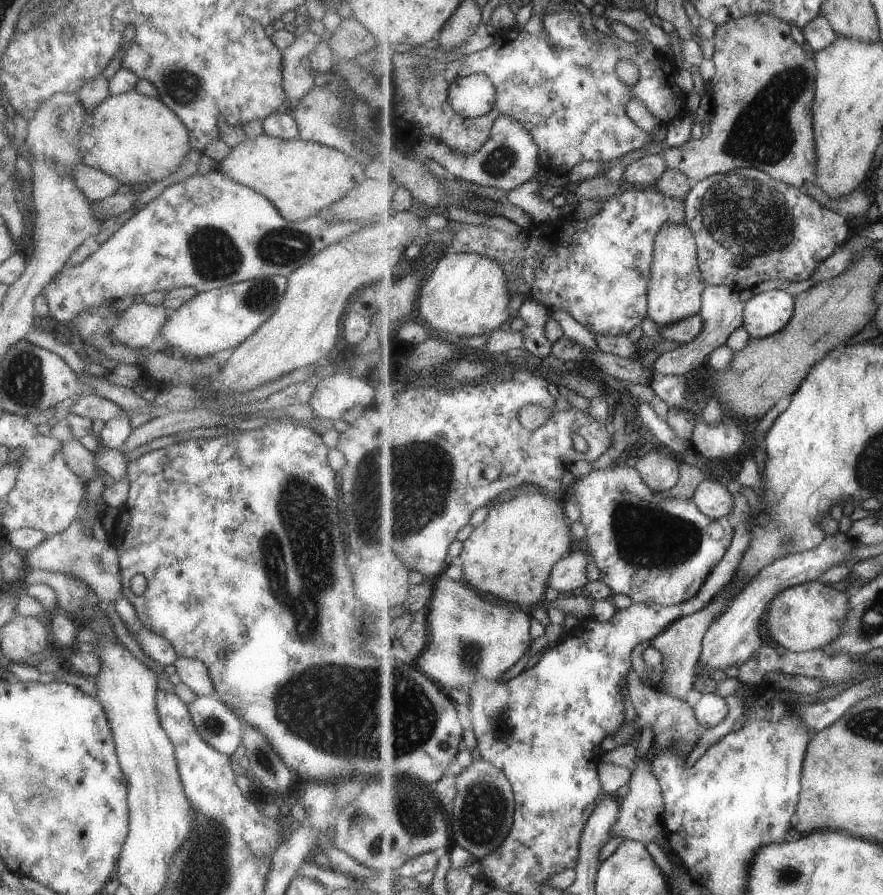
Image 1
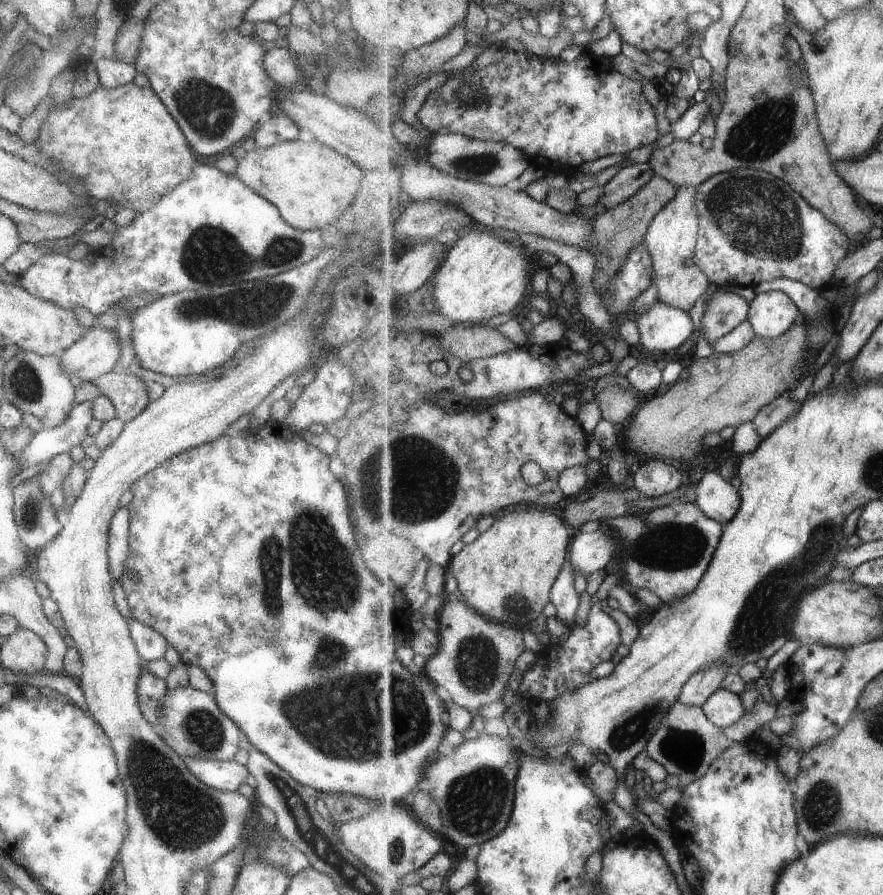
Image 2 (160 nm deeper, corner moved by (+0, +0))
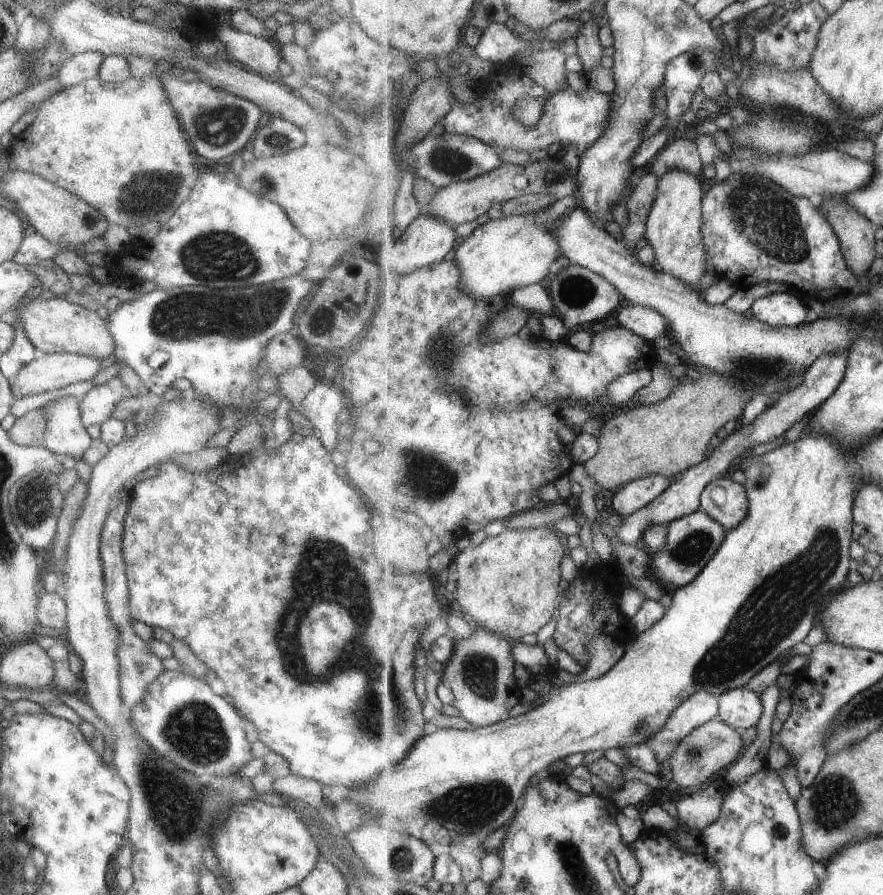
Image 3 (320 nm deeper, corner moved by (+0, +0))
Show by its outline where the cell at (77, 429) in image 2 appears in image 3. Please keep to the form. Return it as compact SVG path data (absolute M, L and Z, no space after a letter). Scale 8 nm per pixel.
M114 375L110 380L95 385L79 399L80 423L83 428L89 424L101 424L110 417L115 404L124 396L125 385Z

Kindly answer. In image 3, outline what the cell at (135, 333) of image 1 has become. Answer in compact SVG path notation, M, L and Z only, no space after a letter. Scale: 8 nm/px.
M77 353L40 354L21 366L14 374L14 384L10 385L9 390L11 398L15 400L22 396L37 395L47 390L63 388L67 384L92 379L101 370L99 363L100 360L95 357L78 355Z

